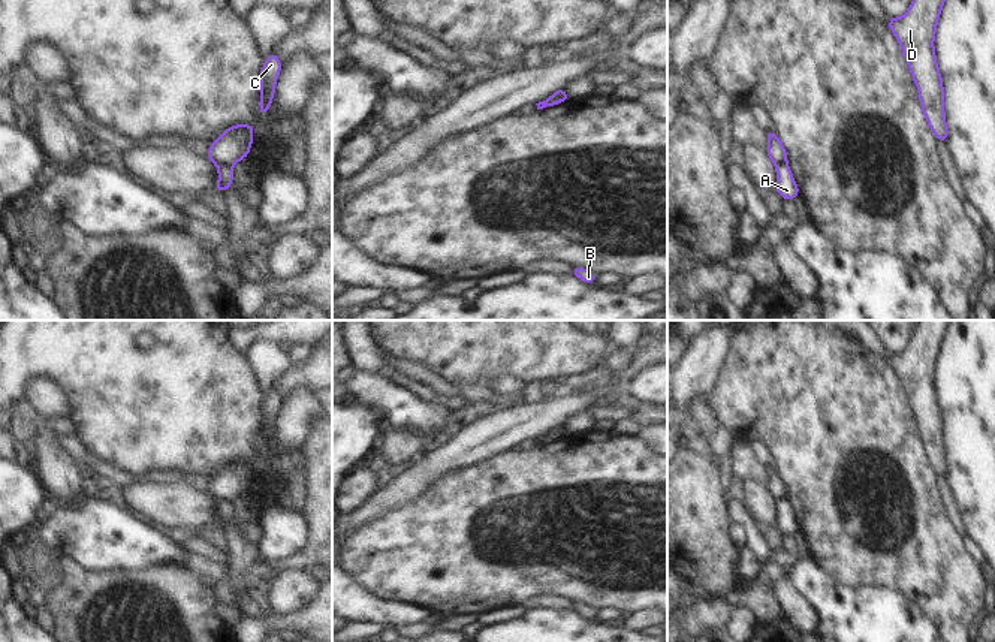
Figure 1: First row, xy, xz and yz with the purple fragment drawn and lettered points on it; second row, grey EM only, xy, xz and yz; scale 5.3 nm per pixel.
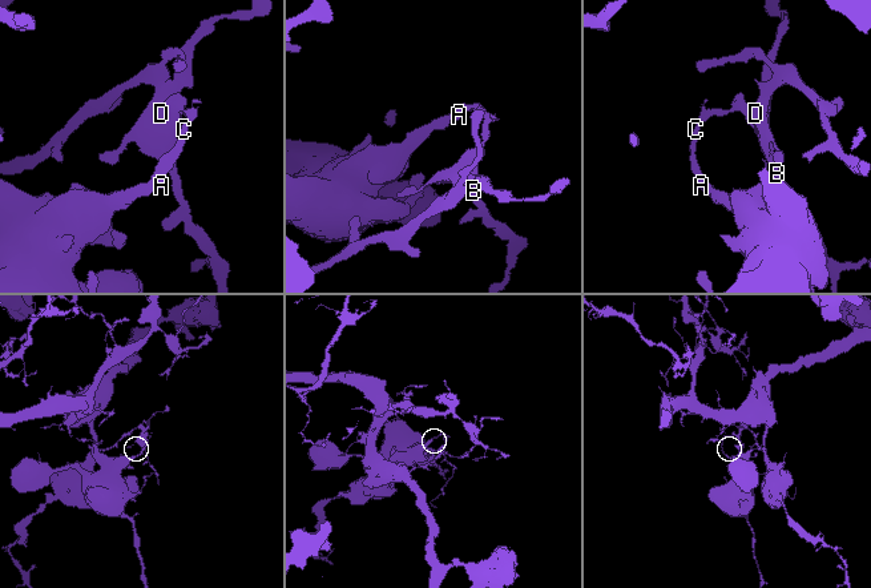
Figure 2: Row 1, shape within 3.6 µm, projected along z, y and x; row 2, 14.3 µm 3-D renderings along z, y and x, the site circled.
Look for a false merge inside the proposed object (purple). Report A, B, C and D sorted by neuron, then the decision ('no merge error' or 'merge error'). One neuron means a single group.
A / B C D; merge error

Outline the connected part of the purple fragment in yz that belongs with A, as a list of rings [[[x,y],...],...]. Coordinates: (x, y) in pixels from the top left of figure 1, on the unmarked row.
[[[787,498],[775,500],[777,503],[777,521],[775,525],[780,528],[783,534],[793,536],[797,530],[800,530],[796,516],[793,515],[792,506]]]

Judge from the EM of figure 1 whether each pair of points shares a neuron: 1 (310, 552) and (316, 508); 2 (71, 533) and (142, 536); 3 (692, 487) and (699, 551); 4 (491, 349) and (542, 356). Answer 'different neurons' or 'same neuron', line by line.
1: same neuron
2: same neuron
3: same neuron
4: same neuron

